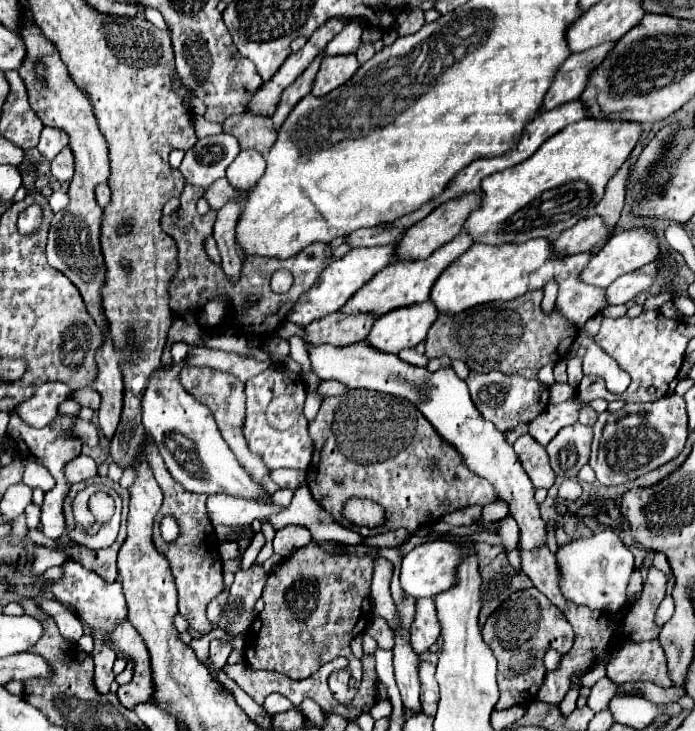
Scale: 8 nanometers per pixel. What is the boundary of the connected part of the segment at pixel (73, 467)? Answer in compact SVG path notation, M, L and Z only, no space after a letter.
M78 455L66 465L66 479L70 483L80 483L92 477L96 477L96 463L88 455Z

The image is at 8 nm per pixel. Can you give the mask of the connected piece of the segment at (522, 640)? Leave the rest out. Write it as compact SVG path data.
M524 589L512 595L496 613L492 613L482 629L484 643L492 649L494 657L498 659L498 687L500 687L500 699L496 703L496 709L510 709L520 703L528 703L536 699L536 691L540 685L514 685L516 677L508 669L508 661L518 651L534 651L536 659L542 657L548 649L556 649L560 655L566 655L572 649L574 633L572 627L566 623L564 615L538 589Z

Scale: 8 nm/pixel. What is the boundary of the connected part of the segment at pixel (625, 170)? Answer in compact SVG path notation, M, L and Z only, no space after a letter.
M628 159L620 171L608 181L608 187L606 187L606 193L604 193L604 199L596 205L596 213L604 219L604 225L608 229L614 229L618 219L620 219L620 213L622 213L622 207L624 207L624 195L626 195L626 179L628 179L628 173L630 173L630 165L632 161Z

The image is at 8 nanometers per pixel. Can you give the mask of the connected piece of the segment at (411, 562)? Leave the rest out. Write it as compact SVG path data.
M434 539L434 541L414 547L402 561L402 573L400 573L402 589L414 599L420 599L420 597L434 599L436 593L448 591L452 585L456 585L456 571L460 563L464 561L464 555L468 555L464 547L446 539Z

